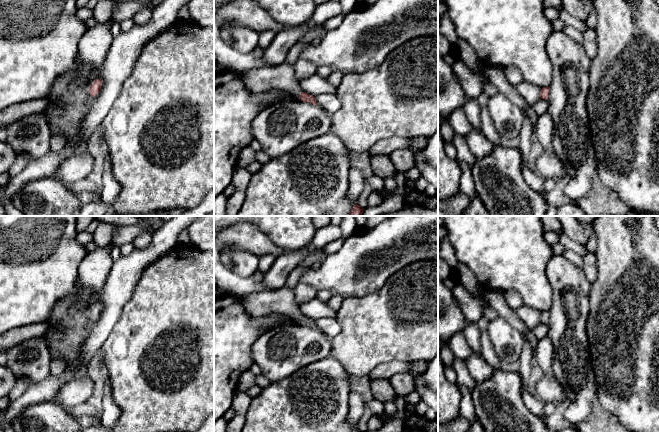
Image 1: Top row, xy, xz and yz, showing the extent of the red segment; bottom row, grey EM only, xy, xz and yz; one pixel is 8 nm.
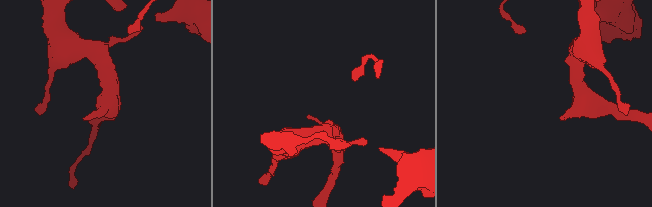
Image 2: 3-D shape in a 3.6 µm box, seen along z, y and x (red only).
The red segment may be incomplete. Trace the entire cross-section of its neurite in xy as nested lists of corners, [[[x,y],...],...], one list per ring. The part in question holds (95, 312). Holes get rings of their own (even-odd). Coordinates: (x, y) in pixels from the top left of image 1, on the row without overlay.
[[[96,303],[89,311],[89,317],[93,322],[101,315],[102,308],[103,305],[101,303]]]

